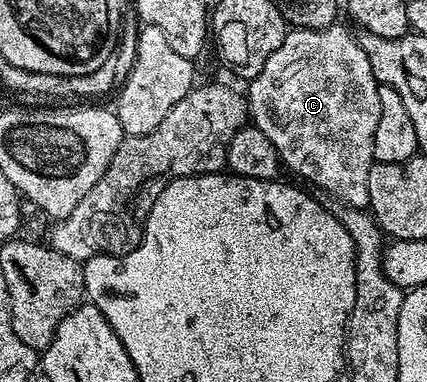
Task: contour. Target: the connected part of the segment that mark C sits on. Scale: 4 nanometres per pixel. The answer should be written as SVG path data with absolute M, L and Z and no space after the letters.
M342 23L324 29L292 28L285 43L265 59L265 67L250 78L248 85L251 86L245 89L245 96L250 120L276 147L280 162L297 176L304 177L308 186L316 185L336 197L340 206L367 209L369 171L376 164L373 135L381 120L381 95L380 84L375 80L373 67L369 67L369 59L365 59L365 51L361 51L358 36L347 33Z

